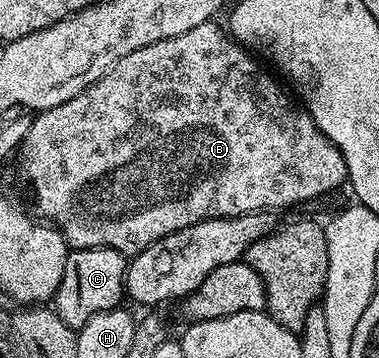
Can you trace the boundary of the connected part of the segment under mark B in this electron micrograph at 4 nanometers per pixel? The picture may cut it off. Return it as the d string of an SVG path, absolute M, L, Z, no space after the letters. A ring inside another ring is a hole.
M209 22L194 26L194 30L186 30L186 34L142 46L142 50L134 50L134 54L126 54L126 58L114 62L111 70L98 78L98 82L86 86L82 94L74 94L74 98L62 102L62 106L46 108L33 115L30 130L18 149L20 172L24 175L25 182L36 191L35 211L59 228L69 249L109 248L131 258L146 250L146 246L158 242L158 238L174 234L174 230L186 230L186 226L194 226L203 220L281 210L280 208L288 208L291 204L316 200L347 181L346 162L338 146L334 146L334 142L330 142L330 138L326 138L326 134L318 130L308 111L284 93L285 85L271 71L263 72L260 69L261 61L244 45L237 44L221 25L220 28L216 22Z

